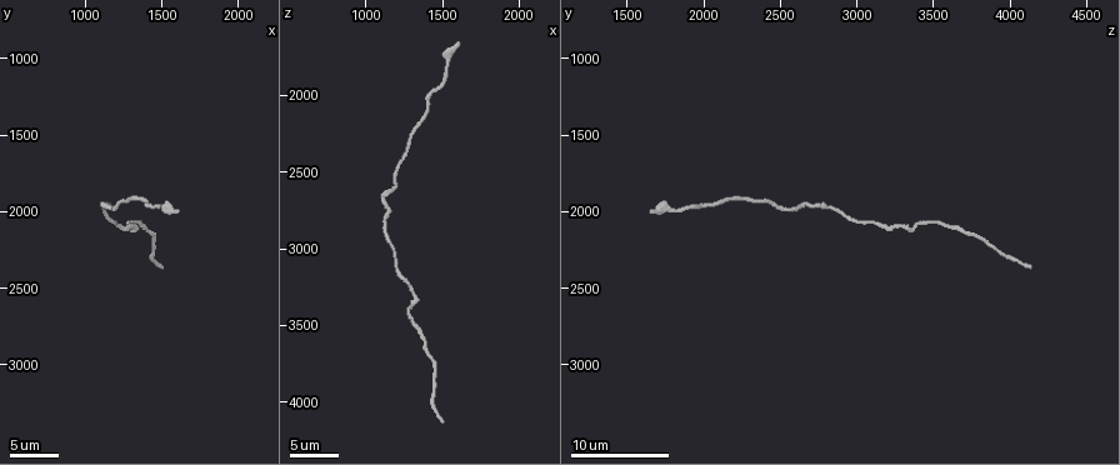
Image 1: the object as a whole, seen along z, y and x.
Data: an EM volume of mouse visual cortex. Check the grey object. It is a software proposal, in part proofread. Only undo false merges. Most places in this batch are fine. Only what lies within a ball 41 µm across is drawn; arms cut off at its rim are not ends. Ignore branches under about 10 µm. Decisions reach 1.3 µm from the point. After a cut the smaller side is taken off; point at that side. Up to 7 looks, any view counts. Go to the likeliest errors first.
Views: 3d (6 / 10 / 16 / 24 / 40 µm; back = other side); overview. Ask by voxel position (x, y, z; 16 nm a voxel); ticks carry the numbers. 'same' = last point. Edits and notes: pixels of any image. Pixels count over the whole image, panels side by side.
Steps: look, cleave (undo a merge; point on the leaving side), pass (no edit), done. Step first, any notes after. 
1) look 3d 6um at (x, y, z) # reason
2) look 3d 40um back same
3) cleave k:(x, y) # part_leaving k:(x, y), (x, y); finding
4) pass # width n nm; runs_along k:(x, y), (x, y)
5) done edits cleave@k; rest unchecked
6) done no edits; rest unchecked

look 3d 10um at (1140, 2000, 2900)

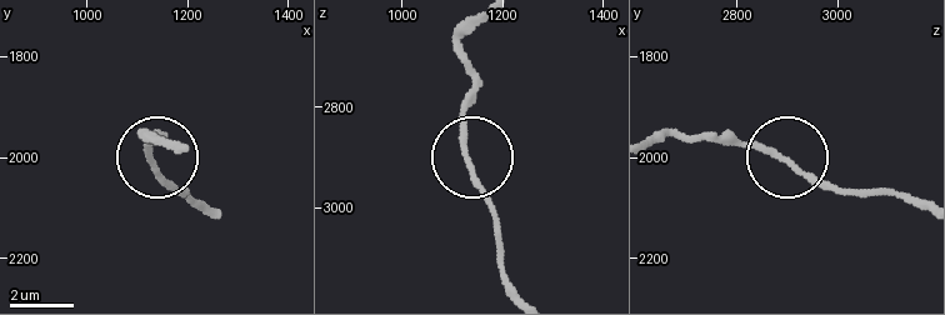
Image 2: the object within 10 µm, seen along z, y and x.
pass # continuous, no second neuron

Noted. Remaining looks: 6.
look 3d 10um at (1200, 2000, 2620)

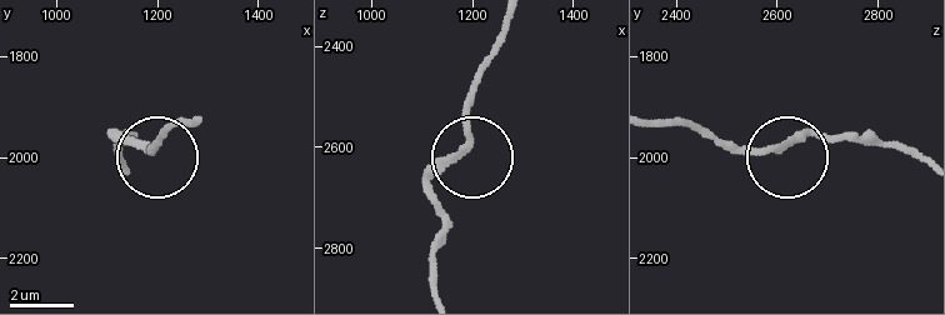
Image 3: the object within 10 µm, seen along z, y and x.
pass # runs_along 3:(919, 159), (846, 135), (774, 151), (704, 135); all the same neuron

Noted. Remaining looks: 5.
look 3d 6um at (1280, 2080, 3400) # sudden change in width

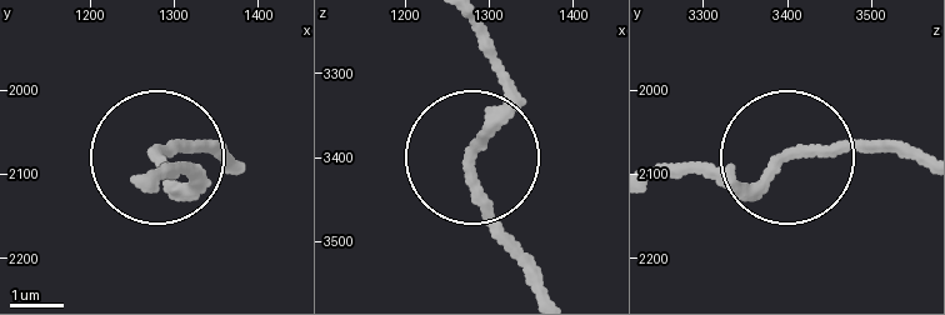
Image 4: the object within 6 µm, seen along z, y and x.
pass # continuous, no second neuron

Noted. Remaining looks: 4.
look 3d 6um at (1420, 1960, 2000) # sudden change in width

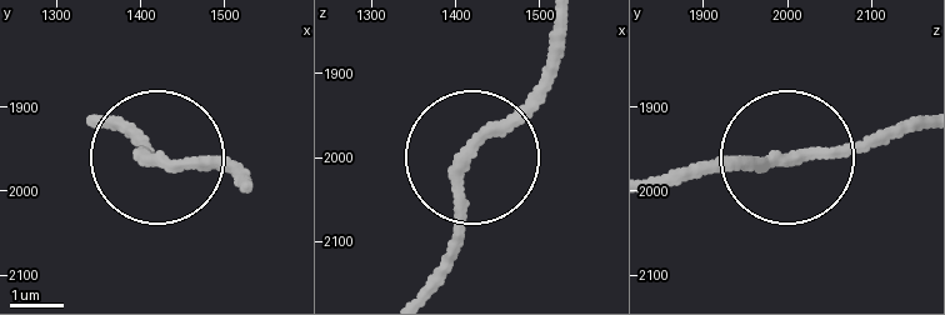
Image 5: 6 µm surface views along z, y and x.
pass # width 220 nm; runs_along 5:(418, 293), (450, 239), (463, 173), (561, 55); one neuron here

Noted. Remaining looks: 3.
done no edits; rest unchecked

